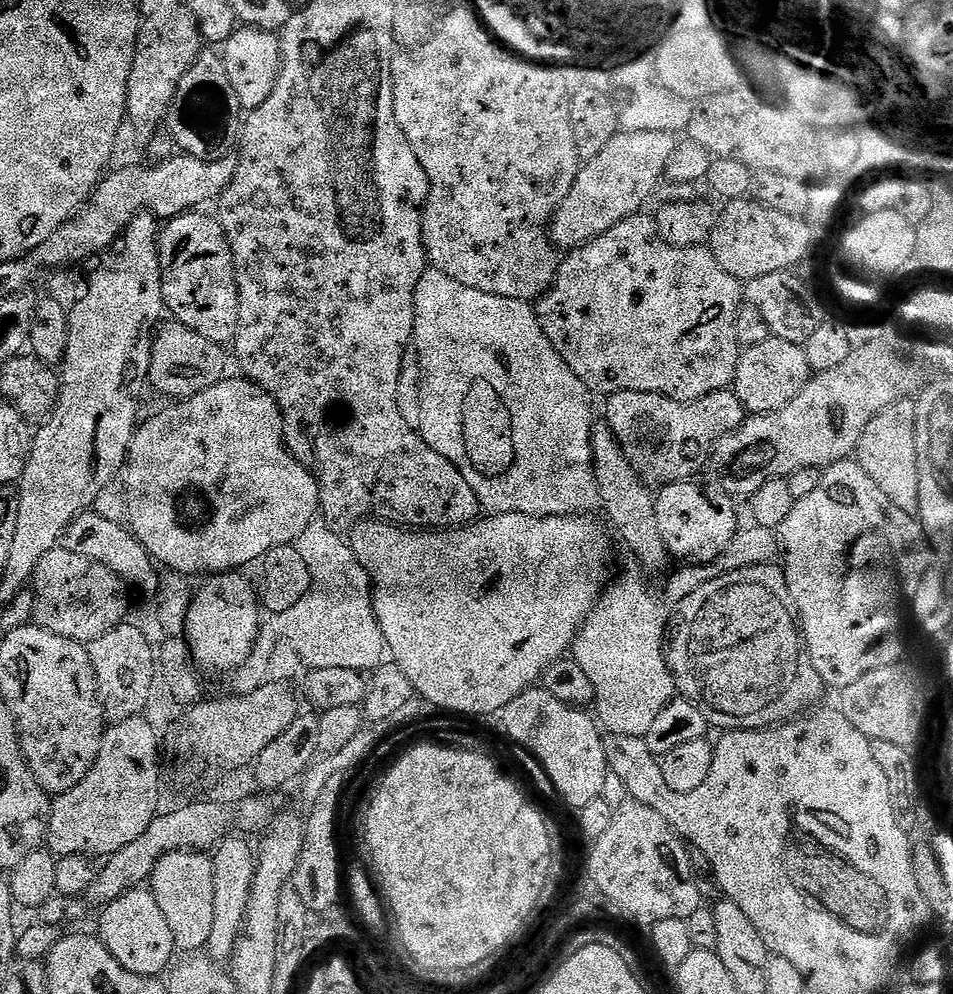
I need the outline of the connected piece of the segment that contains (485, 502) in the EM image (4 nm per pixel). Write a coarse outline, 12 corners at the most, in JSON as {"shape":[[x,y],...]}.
{"shape":[[429,267],[420,437],[488,514],[598,504],[592,400],[527,300]]}

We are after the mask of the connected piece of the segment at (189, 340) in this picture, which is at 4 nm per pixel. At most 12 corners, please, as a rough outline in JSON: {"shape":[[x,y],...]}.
{"shape":[[168,318],[152,337],[148,384],[187,400],[225,379],[223,347]]}

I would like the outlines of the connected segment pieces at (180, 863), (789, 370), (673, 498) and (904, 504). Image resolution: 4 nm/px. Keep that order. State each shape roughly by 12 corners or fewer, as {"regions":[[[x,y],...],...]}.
{"regions":[[[203,851],[166,854],[150,891],[177,949],[207,949],[214,870]],[[775,338],[740,353],[745,413],[782,410],[808,385],[801,345]],[[684,481],[659,489],[669,557],[707,567],[740,530],[735,499]],[[874,414],[854,458],[898,510],[919,513],[918,414]]]}

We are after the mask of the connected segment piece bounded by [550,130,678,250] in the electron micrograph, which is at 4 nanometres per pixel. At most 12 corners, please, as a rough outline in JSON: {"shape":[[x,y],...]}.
{"shape":[[621,130],[552,215],[557,249],[637,215],[675,135]]}

